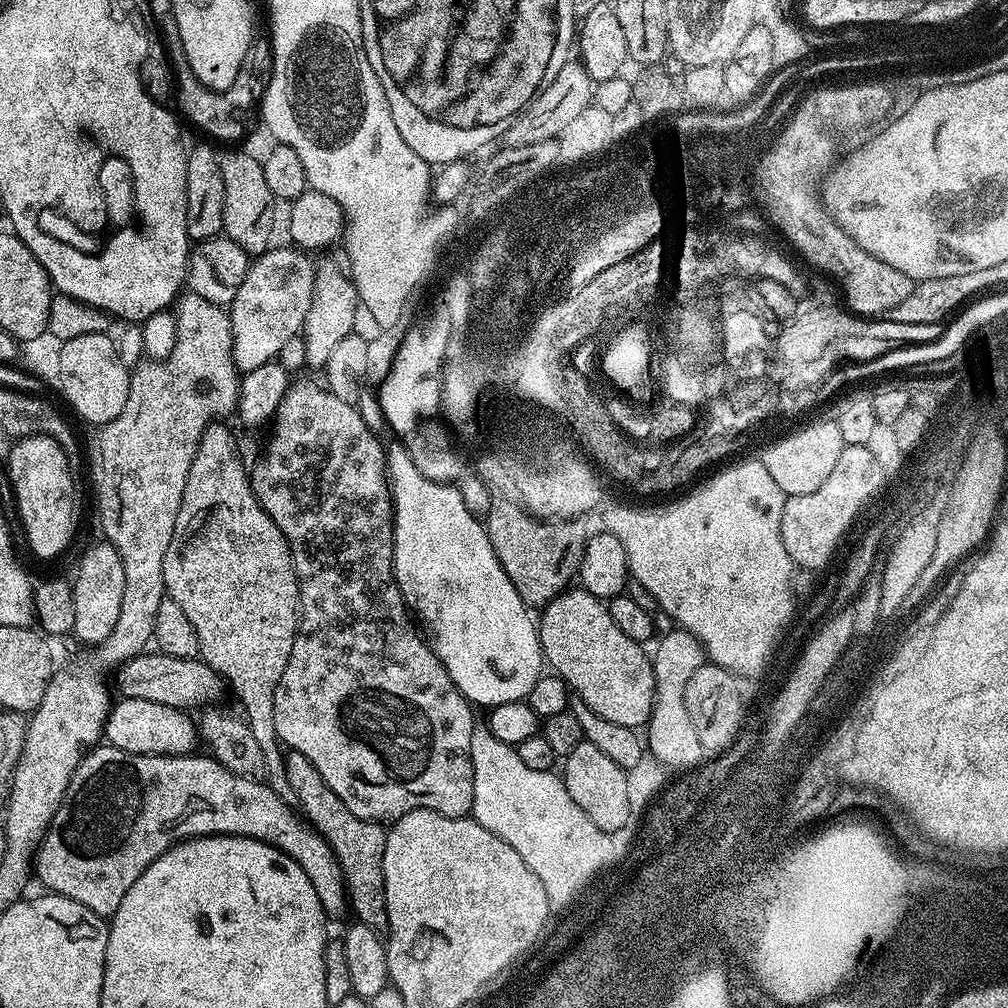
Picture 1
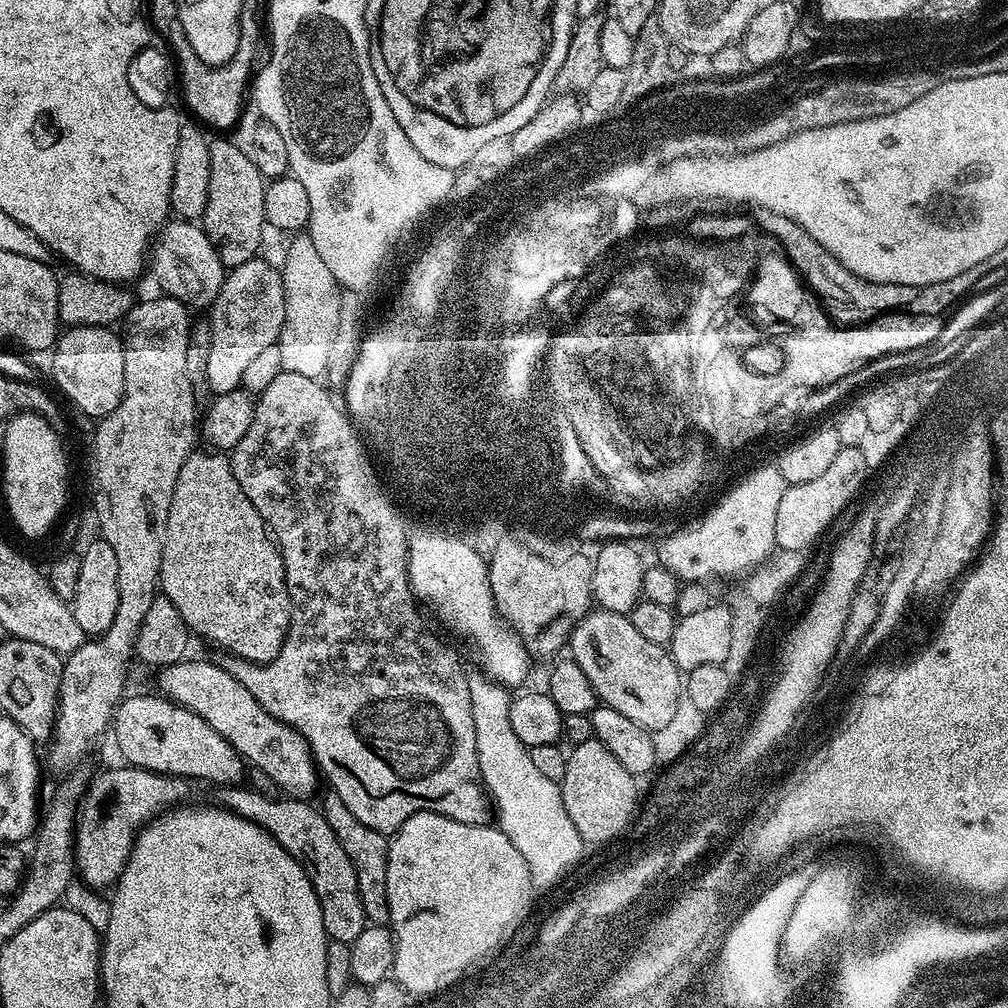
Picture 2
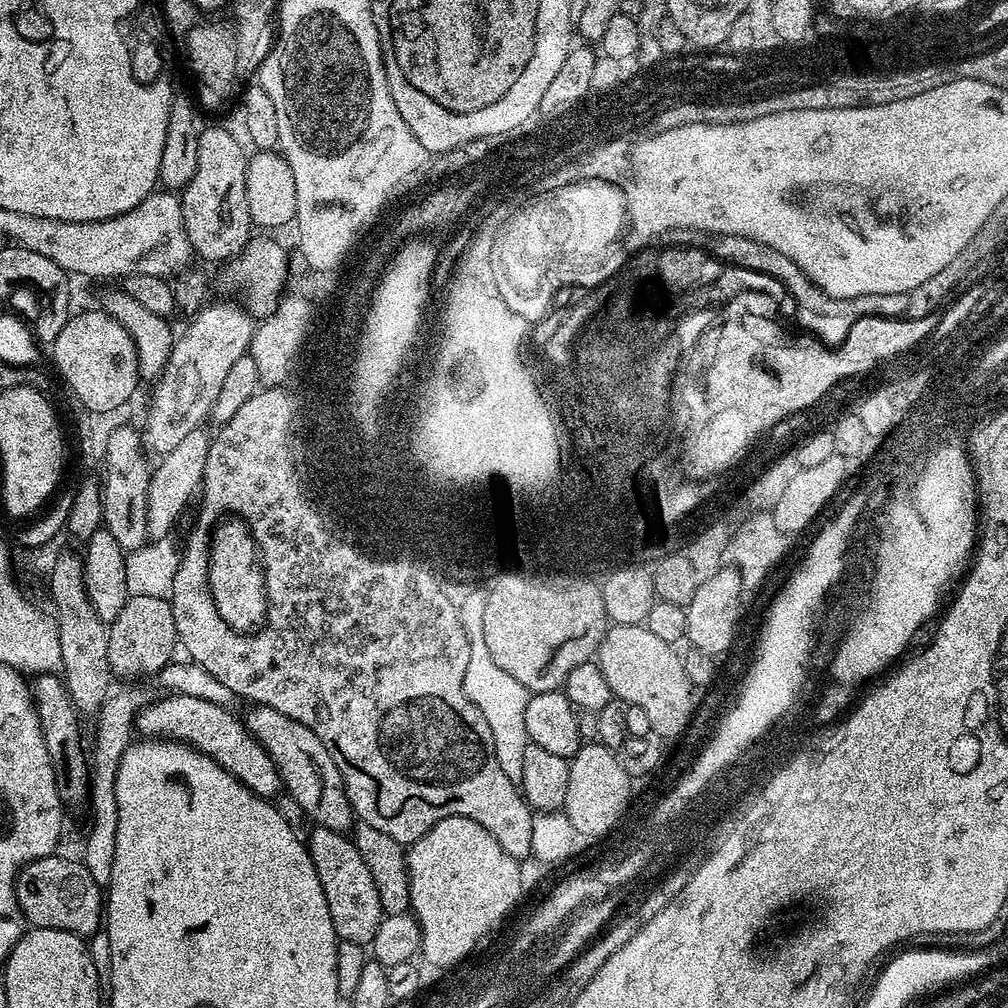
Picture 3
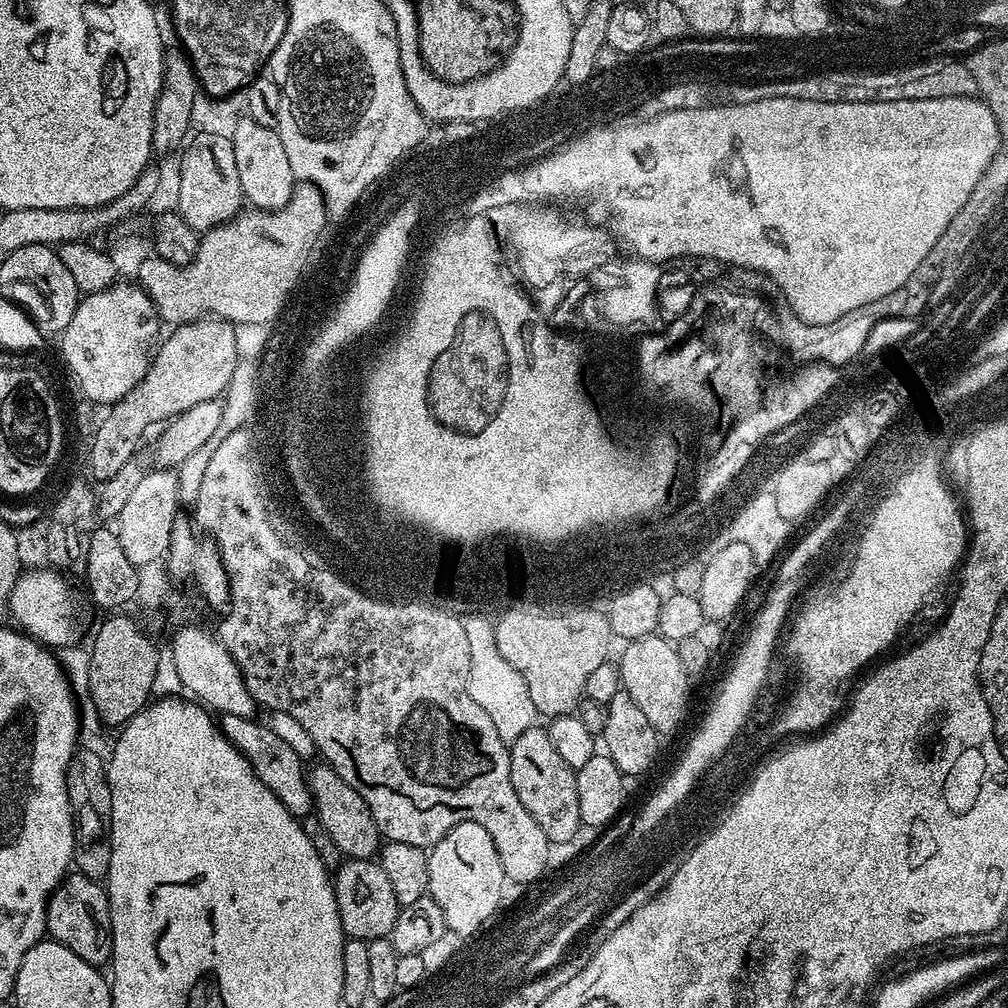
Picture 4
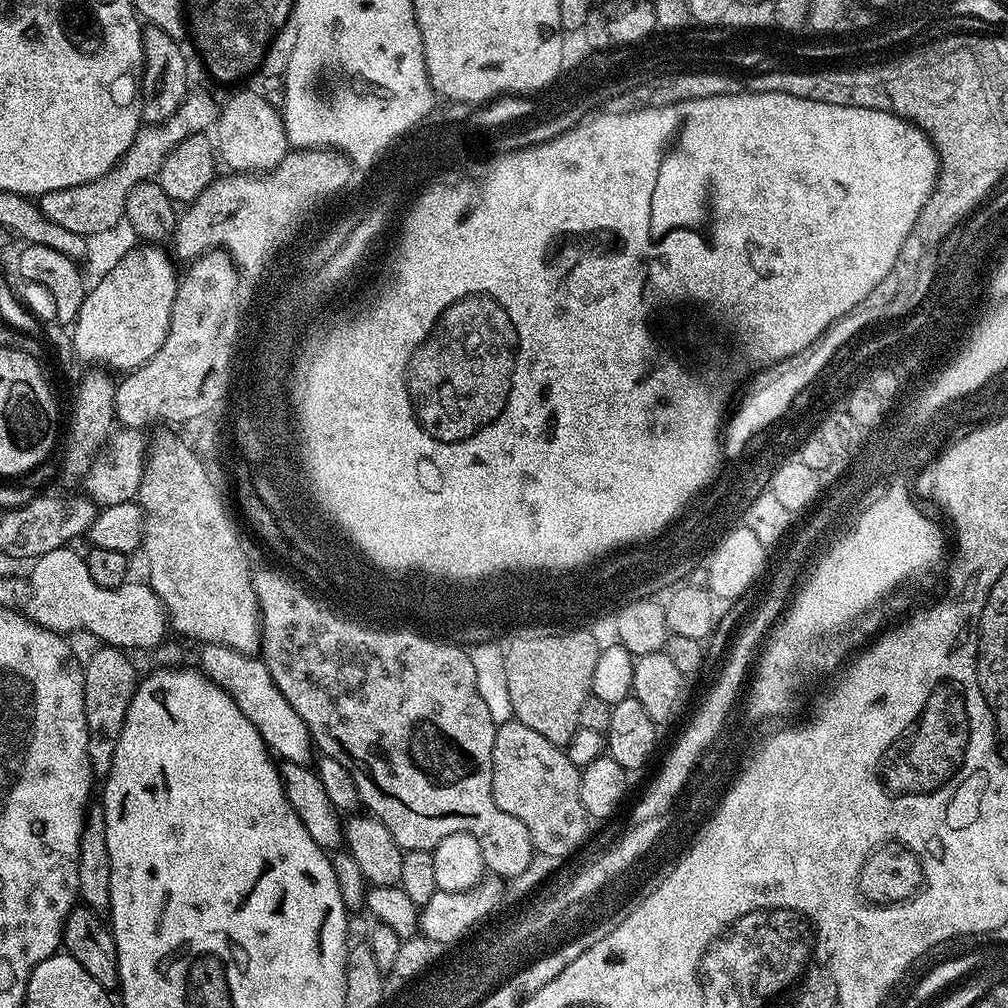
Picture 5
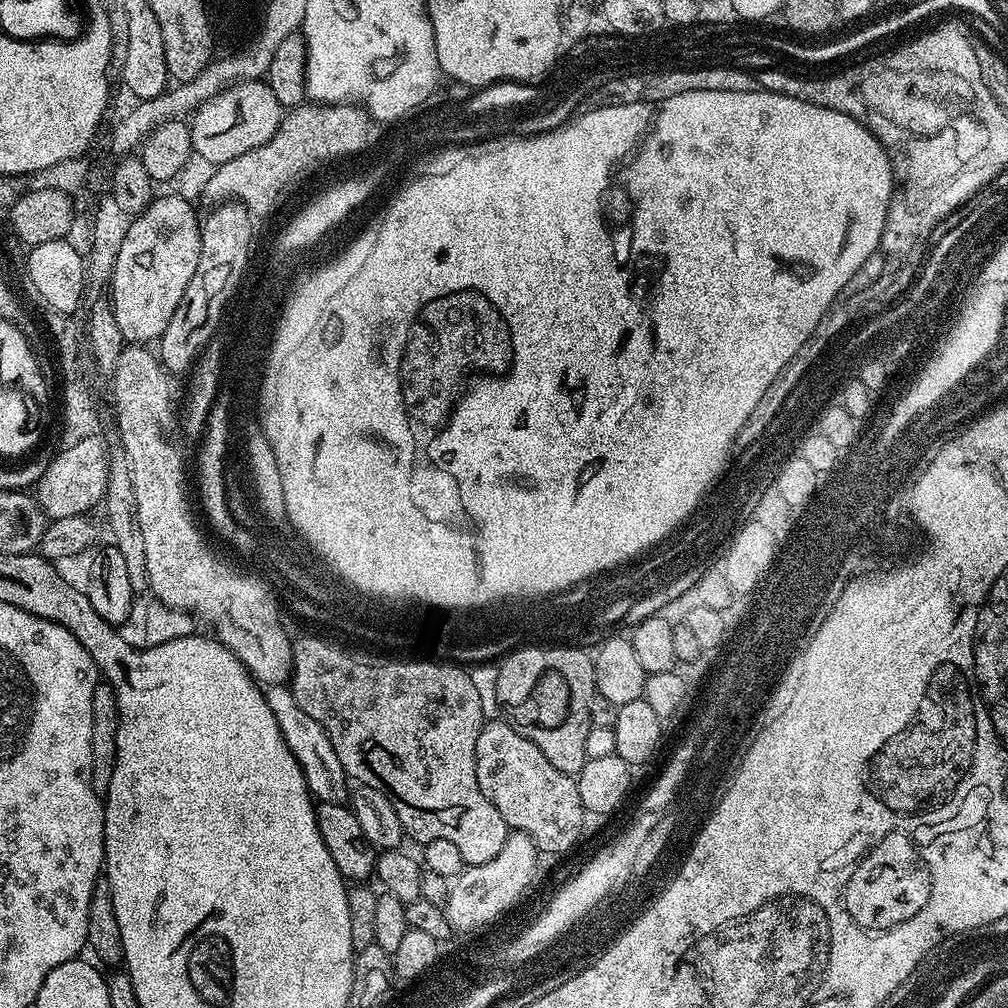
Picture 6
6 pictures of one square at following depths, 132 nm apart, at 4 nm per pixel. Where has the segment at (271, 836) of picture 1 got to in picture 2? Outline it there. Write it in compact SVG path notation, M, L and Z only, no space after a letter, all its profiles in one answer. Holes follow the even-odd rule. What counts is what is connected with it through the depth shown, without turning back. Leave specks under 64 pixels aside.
M123 767L108 768L93 775L80 800L80 811L76 813L76 872L83 883L97 890L111 889L120 879L132 853L132 843L154 813L163 809L167 800L183 801L180 799L188 792L185 777ZM228 786L221 792L224 793L221 794L219 803L223 807L233 812L235 816L253 820L258 827L266 829L294 859L304 865L304 872L310 878L314 886L314 894L318 894L318 902L322 906L322 922L329 941L337 940L348 945L354 943L358 934L362 934L362 930L369 927L366 910L362 910L362 898L358 894L358 874L354 874L354 866L346 850L342 850L342 842L338 842L338 834L330 830L330 822L326 822L319 807L307 799L279 798L276 800L264 797L251 786Z

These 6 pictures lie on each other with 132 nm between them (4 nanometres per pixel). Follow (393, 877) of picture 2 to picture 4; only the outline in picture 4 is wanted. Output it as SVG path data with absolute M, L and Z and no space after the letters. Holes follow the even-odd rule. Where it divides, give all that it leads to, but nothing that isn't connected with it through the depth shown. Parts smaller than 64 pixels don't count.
M462 822L451 828L437 844L432 845L428 852L428 869L428 895L434 898L434 902L438 902L442 914L448 914L453 928L458 928L466 936L474 934L477 924L492 911L496 897L500 896L502 858L498 858L498 850L494 850L494 838L490 838L490 834L486 834L486 830L478 826L478 822Z

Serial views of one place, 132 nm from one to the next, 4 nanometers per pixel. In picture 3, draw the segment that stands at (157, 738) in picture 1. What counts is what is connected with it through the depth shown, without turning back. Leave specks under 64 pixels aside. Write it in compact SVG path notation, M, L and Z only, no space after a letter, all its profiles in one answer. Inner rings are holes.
M177 694L165 695L165 700L153 699L151 704L136 715L135 731L144 738L178 740L206 754L222 770L226 770L238 782L245 784L255 796L274 801L282 792L279 771L270 754L252 736L245 721L230 709L223 709L203 698Z

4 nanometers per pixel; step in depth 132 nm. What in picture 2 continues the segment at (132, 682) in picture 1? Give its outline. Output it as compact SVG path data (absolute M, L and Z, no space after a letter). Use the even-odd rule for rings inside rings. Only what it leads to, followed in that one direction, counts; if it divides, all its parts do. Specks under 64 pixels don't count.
M185 658L178 663L163 665L157 671L157 691L209 722L245 761L268 774L285 795L293 799L311 799L320 783L320 772L312 756L312 748L304 736L270 715L250 690L242 686L242 682L238 682L221 663L192 659Z

